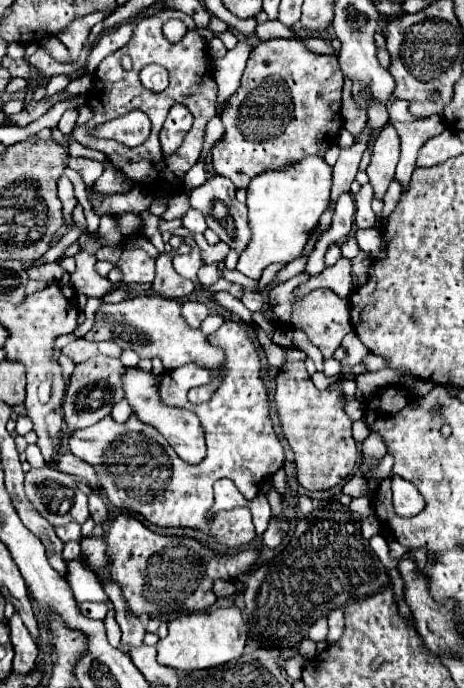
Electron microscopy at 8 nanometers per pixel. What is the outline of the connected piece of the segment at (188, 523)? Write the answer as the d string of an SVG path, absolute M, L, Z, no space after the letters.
M227 318L225 324L209 336L213 346L225 352L225 378L213 396L203 404L191 404L187 392L195 386L211 382L211 374L195 364L185 364L177 370L161 376L159 394L165 404L191 410L199 416L207 440L207 456L201 464L185 464L175 450L165 444L163 436L151 426L137 420L135 414L125 424L117 424L111 416L101 422L77 430L69 438L69 448L75 456L89 462L101 480L101 492L109 502L127 514L139 514L151 524L171 528L195 528L217 538L225 548L243 548L257 534L251 522L249 508L221 510L207 522L203 516L213 506L213 484L219 478L231 478L245 500L253 500L259 494L263 482L267 482L285 462L285 452L275 436L269 418L267 386L261 378L259 352L249 338L245 326Z

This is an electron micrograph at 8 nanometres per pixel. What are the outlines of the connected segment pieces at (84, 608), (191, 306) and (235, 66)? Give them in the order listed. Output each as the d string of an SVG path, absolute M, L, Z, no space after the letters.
M81 602L79 610L83 616L89 616L93 620L105 620L109 606L105 602Z
M185 302L183 304L183 318L191 328L199 328L201 322L209 316L209 308L203 302Z
M241 38L233 50L229 50L223 58L213 62L213 78L219 86L219 106L225 104L229 96L233 96L233 92L239 88L239 80L251 50L253 44L247 38Z

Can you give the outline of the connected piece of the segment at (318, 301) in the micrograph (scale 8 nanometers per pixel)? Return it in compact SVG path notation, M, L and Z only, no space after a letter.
M313 290L303 300L295 300L293 318L289 328L301 328L313 346L317 346L325 358L331 358L333 352L341 346L346 334L353 331L349 313L349 302L333 294L331 290Z

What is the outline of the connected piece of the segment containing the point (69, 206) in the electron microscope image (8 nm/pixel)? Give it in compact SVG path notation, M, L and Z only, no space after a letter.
M61 176L61 180L59 180L59 200L63 204L63 220L65 220L65 226L71 226L73 224L71 212L77 206L77 198L73 194L73 184L65 176Z

